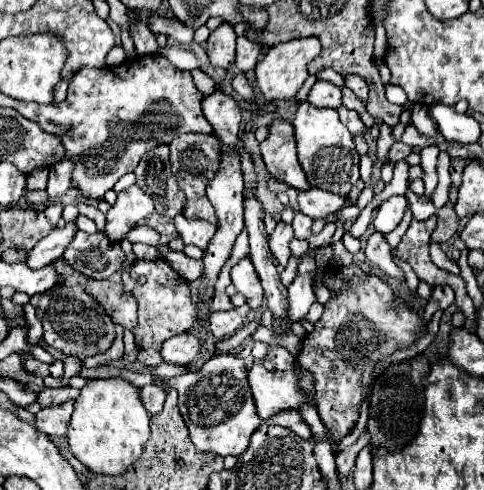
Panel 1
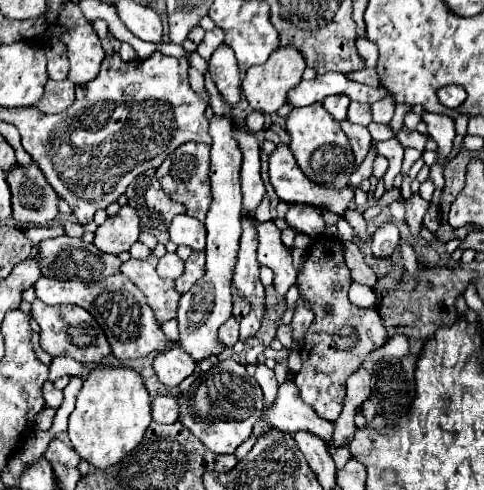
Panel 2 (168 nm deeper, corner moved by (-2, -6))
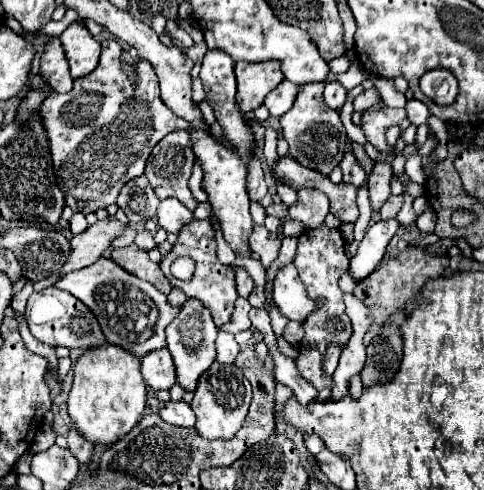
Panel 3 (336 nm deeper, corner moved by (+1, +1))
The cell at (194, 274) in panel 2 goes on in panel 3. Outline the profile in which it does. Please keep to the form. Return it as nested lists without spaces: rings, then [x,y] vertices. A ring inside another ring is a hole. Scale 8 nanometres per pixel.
[[[193,218],[191,224],[187,224],[187,228],[181,228],[179,234],[177,234],[177,242],[173,244],[171,252],[163,258],[161,262],[161,270],[163,274],[167,276],[167,280],[171,282],[171,286],[175,288],[181,288],[189,298],[195,298],[199,300],[201,304],[205,304],[205,308],[211,312],[211,318],[215,322],[215,326],[223,326],[229,322],[231,318],[231,312],[233,312],[233,304],[237,300],[237,290],[235,290],[235,268],[233,266],[225,266],[219,262],[217,254],[215,254],[215,238],[213,238],[213,228],[211,228],[211,222],[209,220],[197,220]],[[179,256],[191,256],[195,262],[197,262],[197,268],[195,268],[195,274],[189,282],[183,282],[183,280],[177,280],[171,272],[169,272],[169,266],[175,258]]]

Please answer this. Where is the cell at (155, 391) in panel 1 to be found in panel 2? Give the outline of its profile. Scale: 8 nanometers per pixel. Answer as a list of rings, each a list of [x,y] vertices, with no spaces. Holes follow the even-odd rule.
[[[156,395],[152,399],[152,421],[174,423],[178,419],[178,403],[170,395]]]

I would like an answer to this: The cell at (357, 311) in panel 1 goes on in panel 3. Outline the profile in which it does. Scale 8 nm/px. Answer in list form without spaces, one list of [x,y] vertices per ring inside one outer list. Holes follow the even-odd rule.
[[[321,224],[315,230],[305,230],[299,236],[299,244],[297,244],[297,256],[295,256],[295,266],[299,270],[299,276],[309,292],[309,296],[317,302],[315,310],[311,312],[311,316],[307,316],[307,320],[303,322],[305,328],[305,336],[299,342],[299,358],[297,358],[297,370],[299,374],[311,382],[319,396],[319,402],[327,402],[331,398],[331,376],[327,376],[321,370],[321,360],[323,360],[323,352],[327,348],[327,344],[331,340],[339,340],[341,344],[347,344],[349,336],[351,336],[351,322],[345,314],[345,304],[343,304],[343,292],[337,286],[339,276],[343,274],[343,270],[347,270],[349,266],[349,258],[345,256],[345,240],[341,236],[341,232],[337,228],[327,228],[325,224]]]

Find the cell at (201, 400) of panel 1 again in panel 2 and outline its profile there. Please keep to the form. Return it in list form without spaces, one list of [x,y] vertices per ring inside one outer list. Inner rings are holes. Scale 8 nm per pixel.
[[[234,359],[218,361],[208,373],[204,373],[192,387],[178,395],[178,405],[182,419],[180,423],[188,427],[206,449],[214,453],[234,453],[238,445],[252,437],[254,423],[262,417],[264,401],[258,381],[246,373],[246,367]]]

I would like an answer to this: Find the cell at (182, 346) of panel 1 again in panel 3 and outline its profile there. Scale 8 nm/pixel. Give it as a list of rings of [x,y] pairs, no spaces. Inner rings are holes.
[[[163,348],[143,356],[141,374],[151,390],[169,390],[175,384],[175,364],[171,360],[171,352]]]

